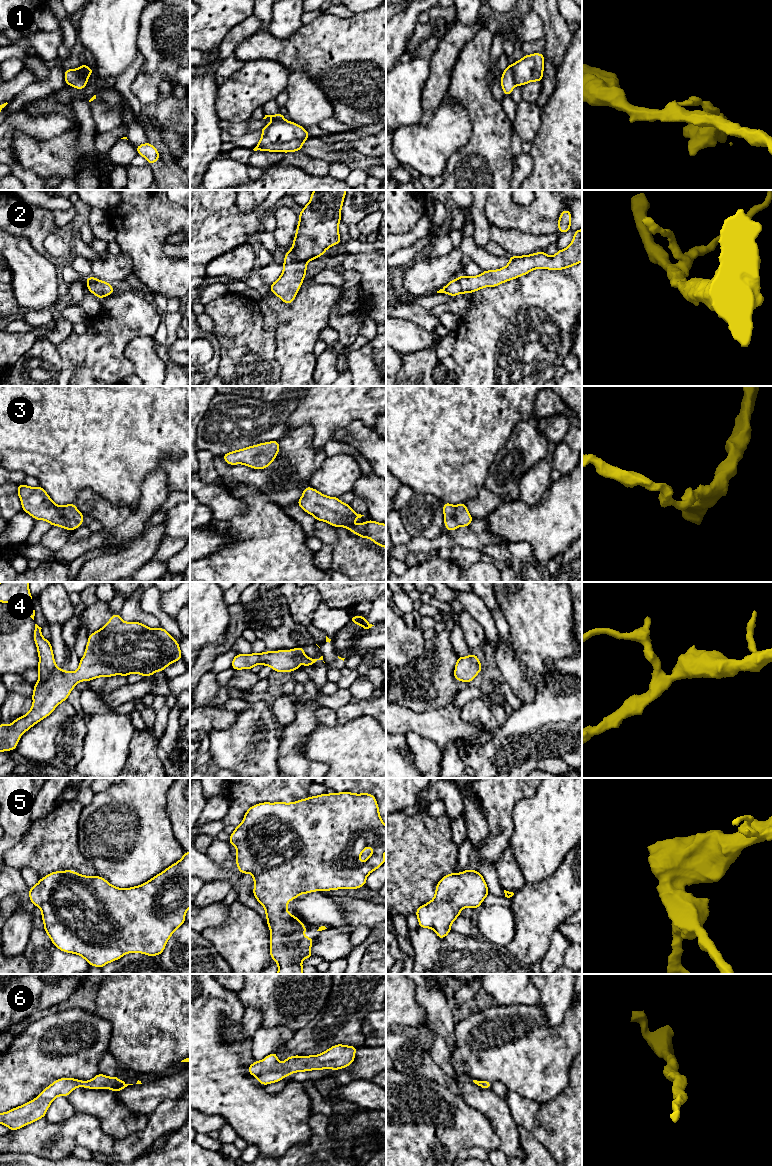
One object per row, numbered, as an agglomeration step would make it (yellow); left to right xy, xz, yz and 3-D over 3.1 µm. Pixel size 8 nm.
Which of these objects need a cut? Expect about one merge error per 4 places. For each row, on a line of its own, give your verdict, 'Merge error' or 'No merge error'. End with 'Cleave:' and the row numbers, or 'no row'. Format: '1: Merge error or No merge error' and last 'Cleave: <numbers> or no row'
1: Merge error
2: No merge error
3: No merge error
4: No merge error
5: No merge error
6: No merge error
Cleave: 1

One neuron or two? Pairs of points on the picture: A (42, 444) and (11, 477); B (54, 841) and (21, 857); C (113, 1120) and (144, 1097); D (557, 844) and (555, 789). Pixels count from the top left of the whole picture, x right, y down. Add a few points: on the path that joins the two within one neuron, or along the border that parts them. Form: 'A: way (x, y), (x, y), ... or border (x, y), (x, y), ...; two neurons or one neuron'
A: border (10, 470), (20, 470), (26, 475); two neurons
B: way (46, 847), (29, 852); one neuron
C: border (114, 1092), (115, 1096), (130, 1109), (148, 1115); two neurons
D: way (557, 830), (557, 803); one neuron

